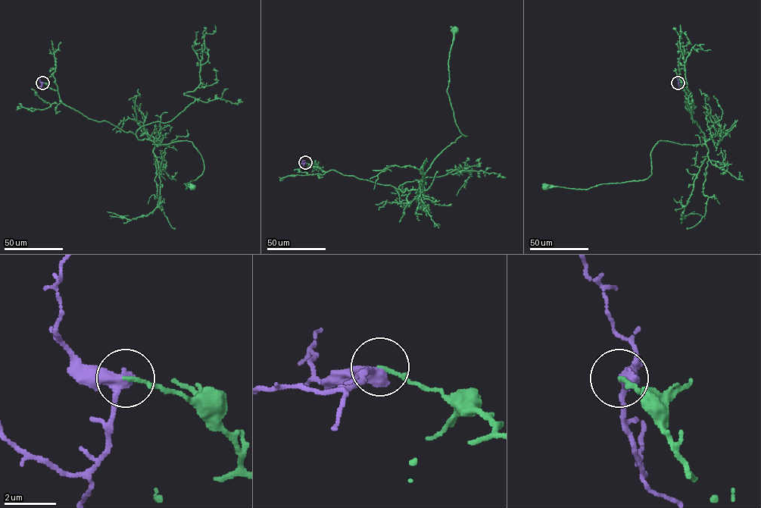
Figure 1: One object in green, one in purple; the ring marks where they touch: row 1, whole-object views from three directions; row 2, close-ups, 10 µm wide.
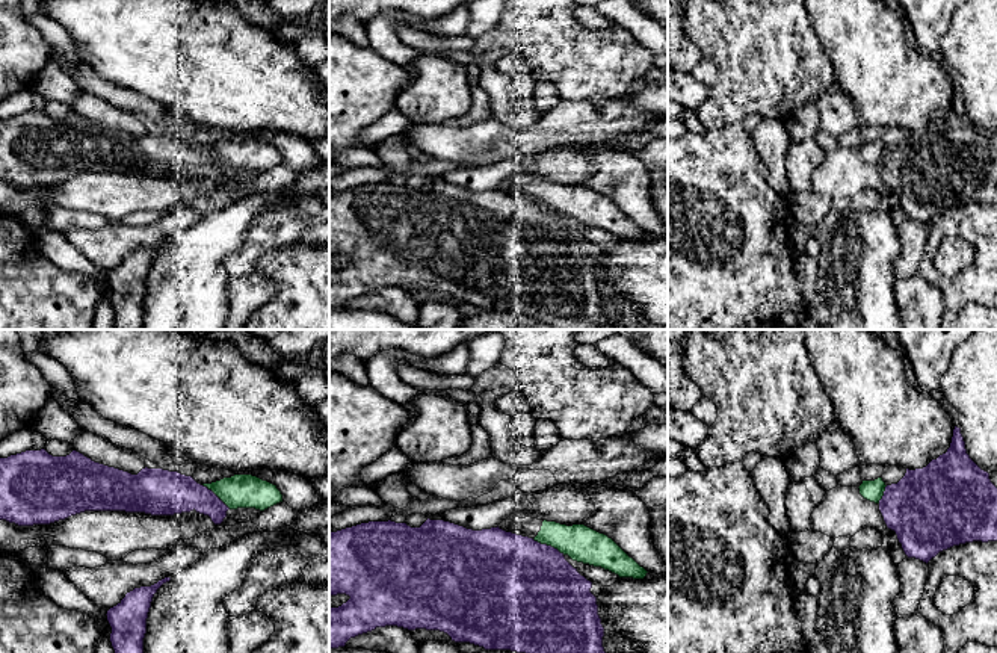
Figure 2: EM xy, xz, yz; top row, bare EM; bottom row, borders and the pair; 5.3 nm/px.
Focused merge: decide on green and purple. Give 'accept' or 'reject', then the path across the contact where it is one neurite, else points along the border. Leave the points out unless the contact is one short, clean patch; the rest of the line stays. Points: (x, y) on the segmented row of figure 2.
reject | along xz (532, 538), (550, 544), (564, 553)

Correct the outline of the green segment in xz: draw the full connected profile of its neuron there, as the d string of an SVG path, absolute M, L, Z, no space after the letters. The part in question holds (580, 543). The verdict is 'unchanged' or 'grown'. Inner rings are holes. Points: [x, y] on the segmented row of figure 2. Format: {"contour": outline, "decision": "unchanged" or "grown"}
{"contour": "M511 514L506 518L509 531L521 531L541 544L551 546L573 561L601 567L619 577L644 579L647 570L630 558L612 538L585 525L560 525L532 517L520 518Z", "decision": "grown"}

